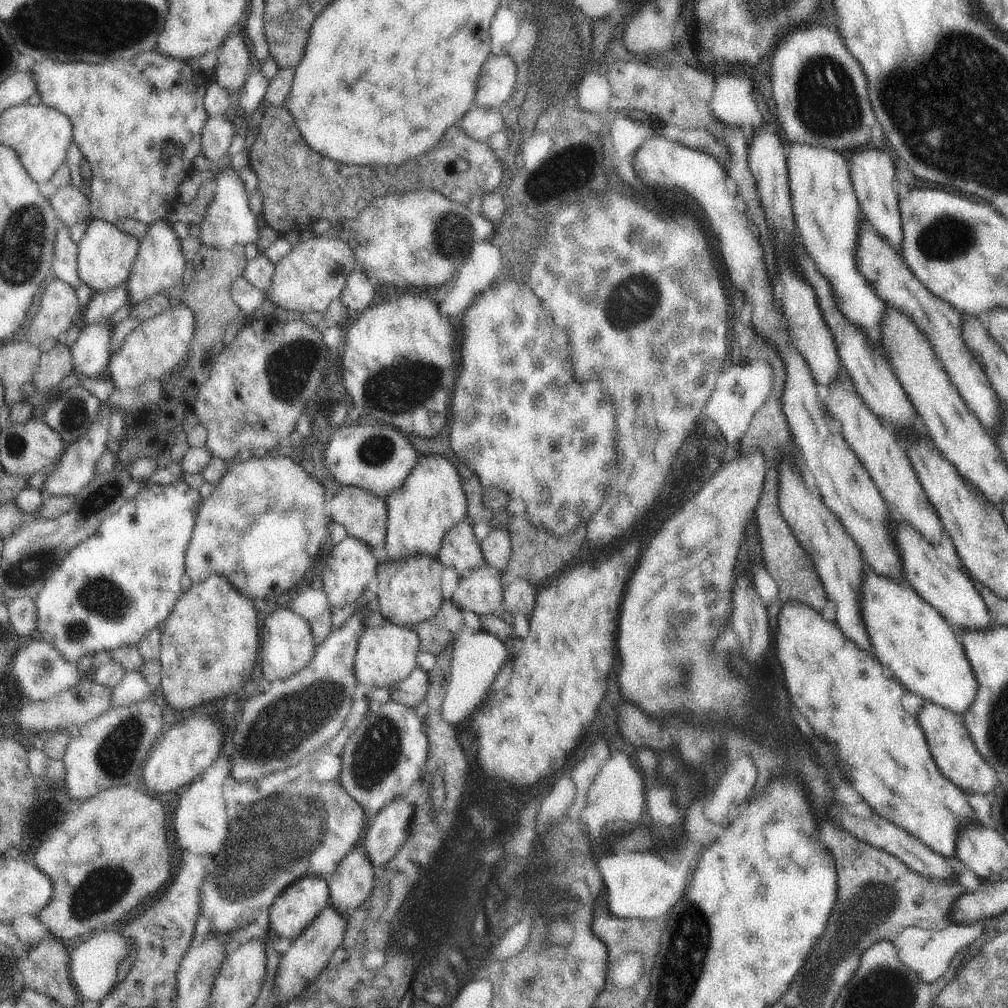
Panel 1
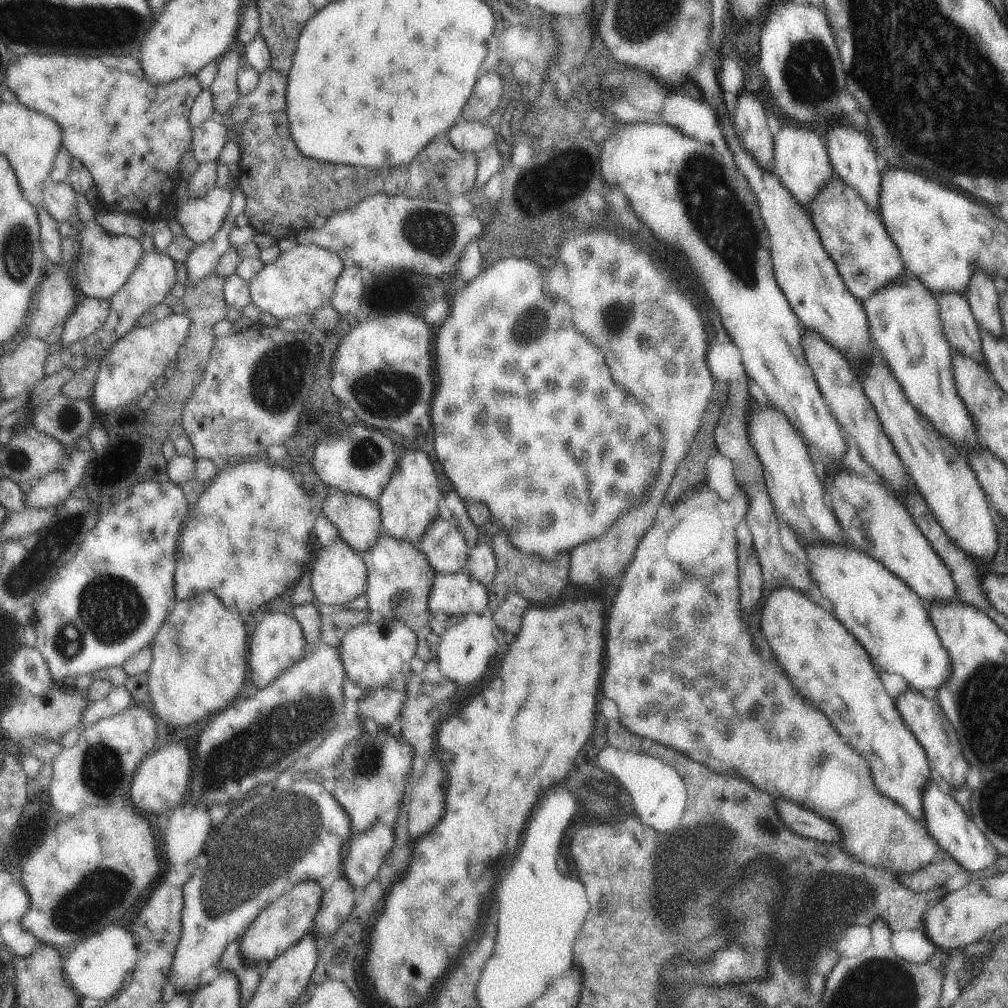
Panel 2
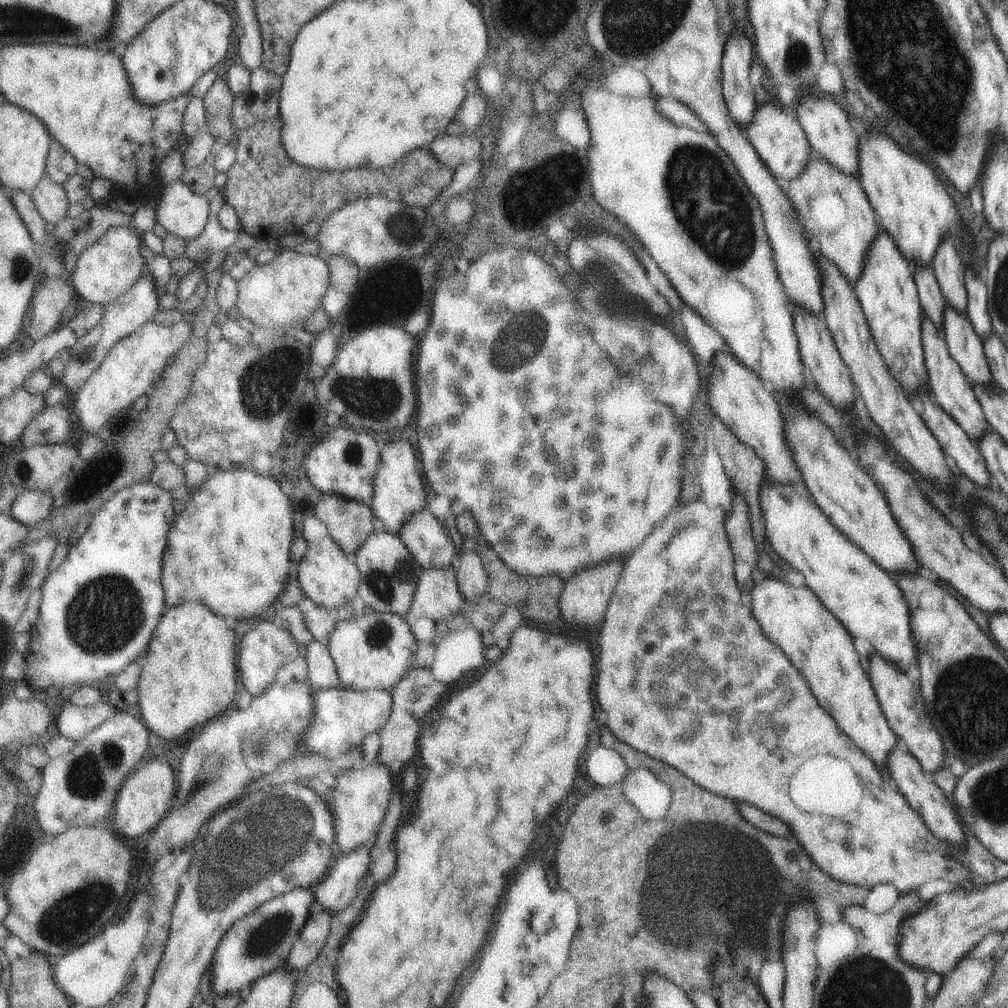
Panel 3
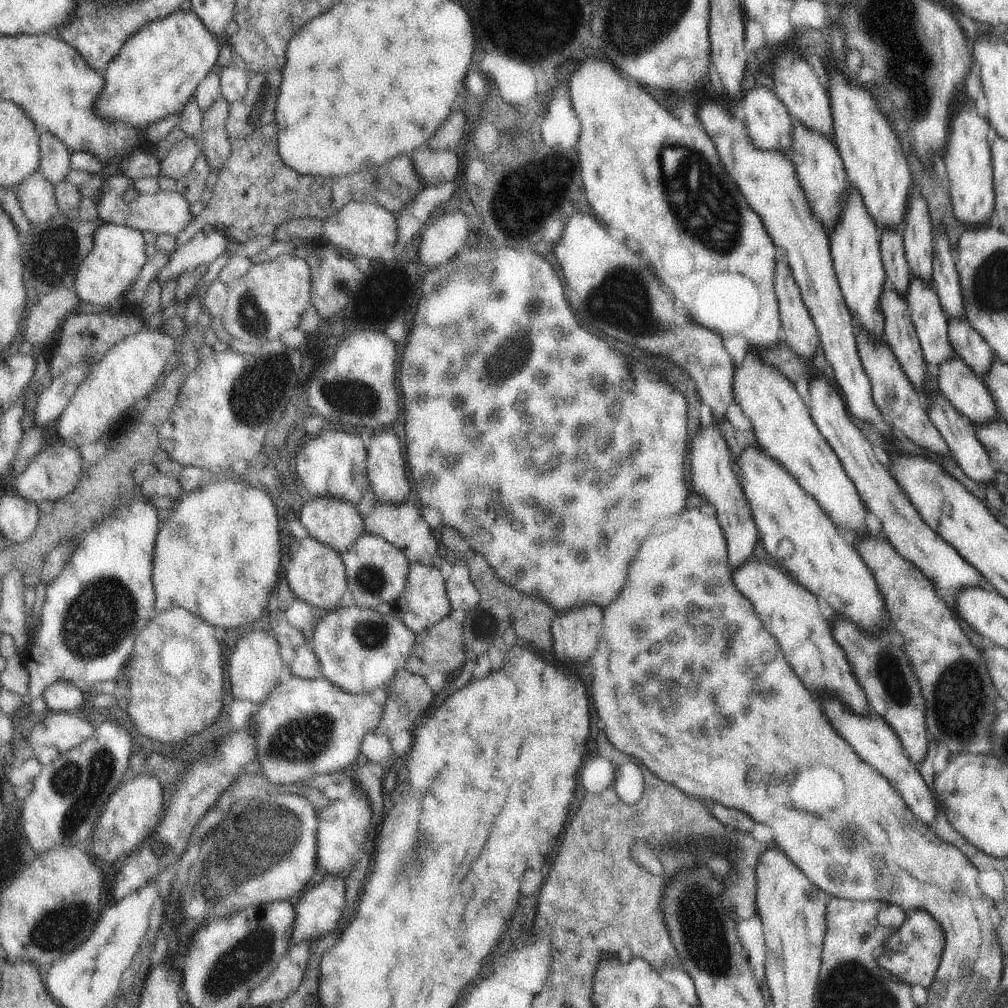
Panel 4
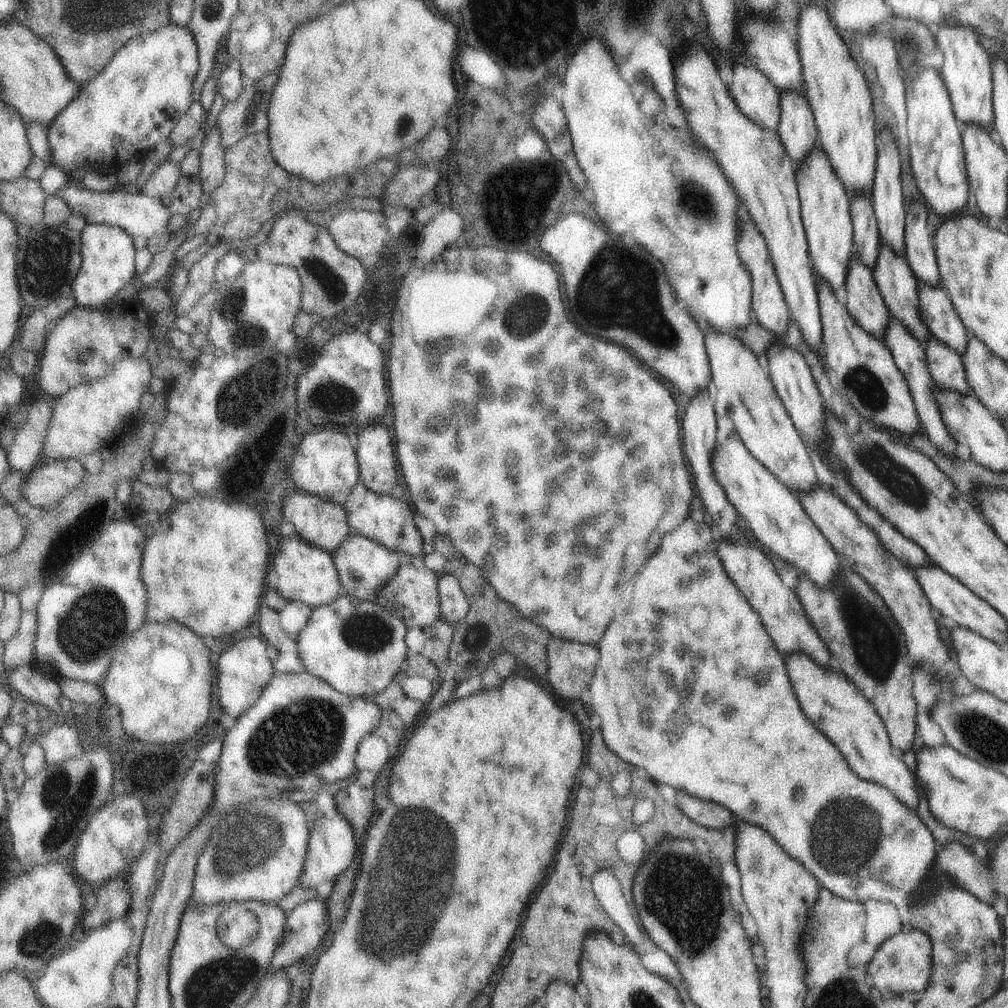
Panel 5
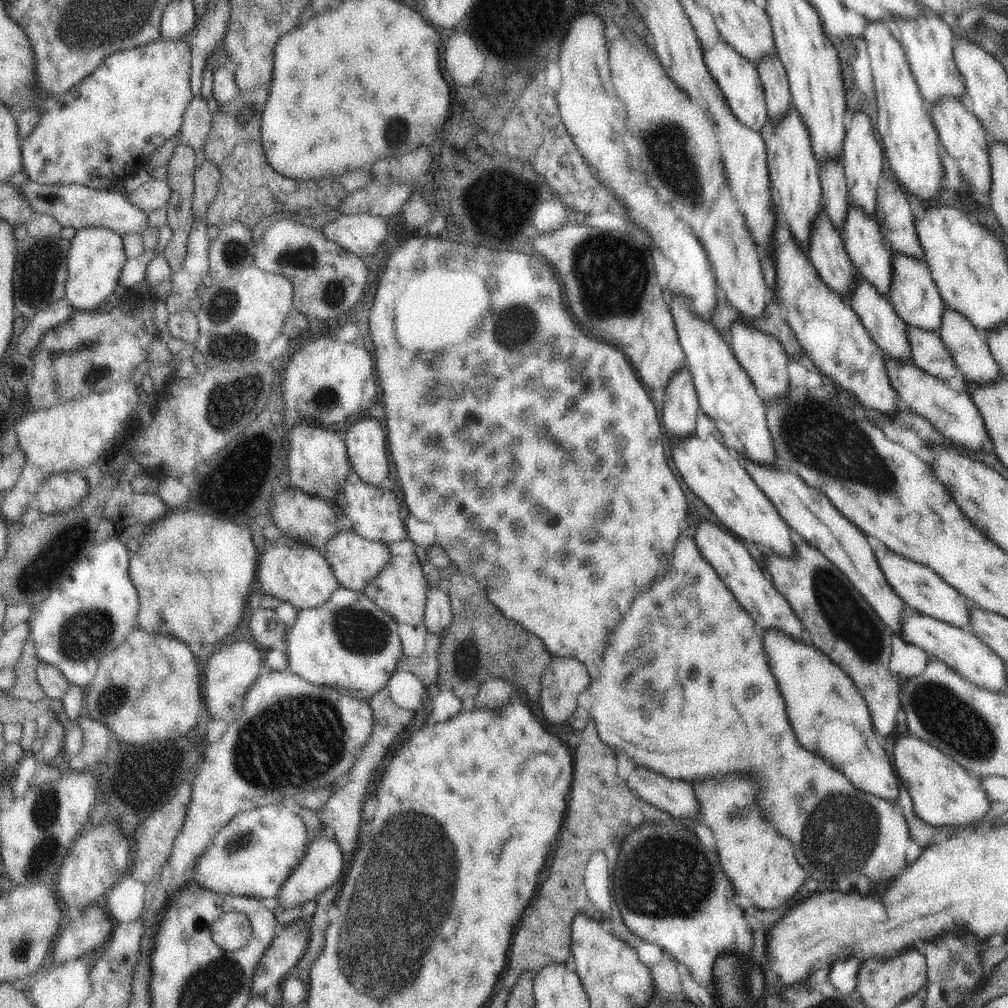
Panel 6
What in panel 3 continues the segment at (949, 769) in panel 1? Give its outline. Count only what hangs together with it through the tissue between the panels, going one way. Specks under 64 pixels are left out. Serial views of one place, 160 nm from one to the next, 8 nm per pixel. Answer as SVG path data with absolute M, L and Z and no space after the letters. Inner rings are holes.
M876 652L870 654L870 658L868 658L870 664L868 676L870 676L872 688L878 696L882 712L888 718L889 725L898 739L904 742L910 754L918 760L922 770L928 776L931 776L939 768L944 767L946 752L943 748L941 736L935 729L934 723L924 707L921 686L919 683L910 680L906 675L906 671L902 670L898 663L890 662L882 658L881 654L876 654Z

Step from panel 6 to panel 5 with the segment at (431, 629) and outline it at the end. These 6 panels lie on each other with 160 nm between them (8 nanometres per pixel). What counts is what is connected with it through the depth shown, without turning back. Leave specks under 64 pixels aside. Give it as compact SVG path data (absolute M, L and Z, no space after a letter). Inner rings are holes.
M449 570L447 574L439 575L437 584L439 616L452 626L456 626L469 609L469 602L459 585L458 575L459 573Z

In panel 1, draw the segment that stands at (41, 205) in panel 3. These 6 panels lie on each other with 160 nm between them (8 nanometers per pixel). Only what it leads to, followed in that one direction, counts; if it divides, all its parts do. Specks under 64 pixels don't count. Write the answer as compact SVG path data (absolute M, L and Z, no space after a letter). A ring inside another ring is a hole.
M68 184L59 189L48 189L47 195L60 224L67 228L90 219L91 202L78 187Z

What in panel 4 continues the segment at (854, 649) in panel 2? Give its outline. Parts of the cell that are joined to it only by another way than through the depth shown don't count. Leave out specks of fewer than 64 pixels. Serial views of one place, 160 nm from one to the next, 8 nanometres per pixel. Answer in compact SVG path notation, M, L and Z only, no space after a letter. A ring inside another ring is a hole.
M755 557L732 572L736 589L753 605L762 625L780 644L786 661L792 666L794 673L804 682L804 686L816 694L838 696L842 702L850 702L854 712L864 712L864 716L872 714L872 709L853 668L846 658L846 652L832 636L832 622L822 618L817 598L803 588L791 576L782 574L776 566Z

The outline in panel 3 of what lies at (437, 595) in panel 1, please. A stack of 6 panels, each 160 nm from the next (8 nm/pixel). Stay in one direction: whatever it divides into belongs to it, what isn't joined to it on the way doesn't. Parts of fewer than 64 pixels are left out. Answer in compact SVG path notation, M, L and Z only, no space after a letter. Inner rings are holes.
M373 532L356 551L354 563L360 573L357 594L364 601L366 611L404 617L412 604L417 582L423 571L404 541L394 533Z

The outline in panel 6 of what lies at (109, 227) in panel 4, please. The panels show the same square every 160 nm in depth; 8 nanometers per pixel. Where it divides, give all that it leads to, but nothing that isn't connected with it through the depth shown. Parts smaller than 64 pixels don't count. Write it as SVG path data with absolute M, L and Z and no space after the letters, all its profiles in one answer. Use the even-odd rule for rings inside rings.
M106 227L80 229L71 239L67 254L65 297L74 309L98 311L107 307L107 298L119 292L119 278L127 258L119 234Z

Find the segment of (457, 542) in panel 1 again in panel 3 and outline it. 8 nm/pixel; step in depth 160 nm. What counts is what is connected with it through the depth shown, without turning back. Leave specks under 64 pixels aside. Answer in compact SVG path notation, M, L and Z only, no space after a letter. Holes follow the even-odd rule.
M427 507L404 521L397 535L423 569L453 566L454 543Z

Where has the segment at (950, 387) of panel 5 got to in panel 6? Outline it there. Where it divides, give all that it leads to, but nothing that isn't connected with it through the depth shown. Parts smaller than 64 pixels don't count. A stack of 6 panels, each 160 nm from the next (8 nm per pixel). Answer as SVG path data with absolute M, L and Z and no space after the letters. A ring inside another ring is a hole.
M908 324L905 331L911 346L912 361L918 368L944 382L954 376L957 364L936 331Z

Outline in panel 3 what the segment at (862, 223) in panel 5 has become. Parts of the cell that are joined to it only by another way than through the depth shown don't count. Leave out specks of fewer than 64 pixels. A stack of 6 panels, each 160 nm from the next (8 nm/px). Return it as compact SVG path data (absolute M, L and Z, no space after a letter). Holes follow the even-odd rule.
M908 262L911 264L910 270L917 288L917 299L921 304L921 310L933 322L935 328L941 328L941 312L948 304L941 293L933 270L928 265L923 267L920 263Z

